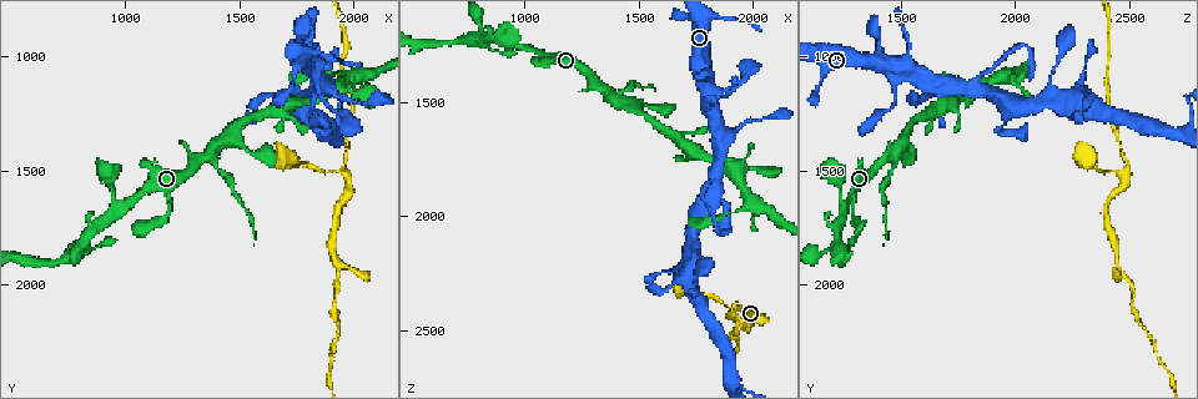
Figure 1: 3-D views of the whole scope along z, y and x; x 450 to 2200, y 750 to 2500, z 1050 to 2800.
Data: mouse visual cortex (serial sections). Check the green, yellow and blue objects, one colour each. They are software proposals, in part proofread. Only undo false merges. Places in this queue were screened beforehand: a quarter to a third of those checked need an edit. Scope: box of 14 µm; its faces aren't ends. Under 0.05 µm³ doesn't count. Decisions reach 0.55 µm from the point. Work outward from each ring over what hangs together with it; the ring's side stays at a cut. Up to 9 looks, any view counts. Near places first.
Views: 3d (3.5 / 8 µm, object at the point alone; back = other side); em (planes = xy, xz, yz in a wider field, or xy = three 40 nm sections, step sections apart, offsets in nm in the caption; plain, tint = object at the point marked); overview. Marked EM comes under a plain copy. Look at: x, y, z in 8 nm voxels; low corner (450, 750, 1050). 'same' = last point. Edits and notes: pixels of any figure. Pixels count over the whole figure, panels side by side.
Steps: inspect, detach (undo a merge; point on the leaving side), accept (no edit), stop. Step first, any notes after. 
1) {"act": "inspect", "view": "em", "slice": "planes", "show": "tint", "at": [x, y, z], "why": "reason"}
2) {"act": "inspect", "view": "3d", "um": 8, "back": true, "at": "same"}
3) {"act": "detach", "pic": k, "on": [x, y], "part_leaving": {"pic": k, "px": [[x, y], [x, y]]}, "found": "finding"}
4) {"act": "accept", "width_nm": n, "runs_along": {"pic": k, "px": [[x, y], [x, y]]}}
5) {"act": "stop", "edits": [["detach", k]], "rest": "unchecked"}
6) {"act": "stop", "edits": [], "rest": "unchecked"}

{"act": "inspect", "view": "3d", "um": 3.5, "at": [1830, 1120, 1810], "why": "side arm on a straight run"}

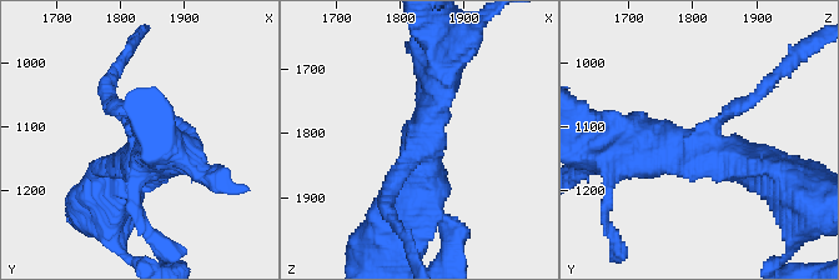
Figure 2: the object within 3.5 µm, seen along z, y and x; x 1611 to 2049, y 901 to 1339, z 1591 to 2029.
{"act": "inspect", "view": "em", "slice": "xy", "step": 5, "show": "tint", "at": [1840, 1125, 1825], "arms": 3, "arm_widths_nm": [200, 450, 500], "why": "need the tissue"}

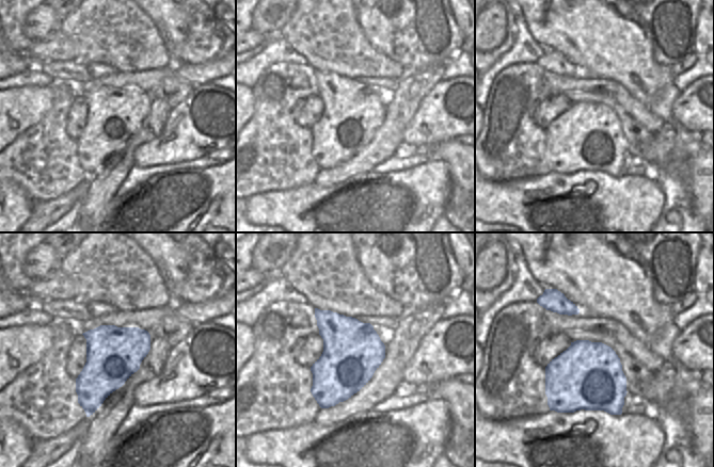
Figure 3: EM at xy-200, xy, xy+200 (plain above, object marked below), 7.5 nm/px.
{"act": "inspect", "view": "em", "slice": "xy", "step": 2, "show": "tint", "at": "same"}

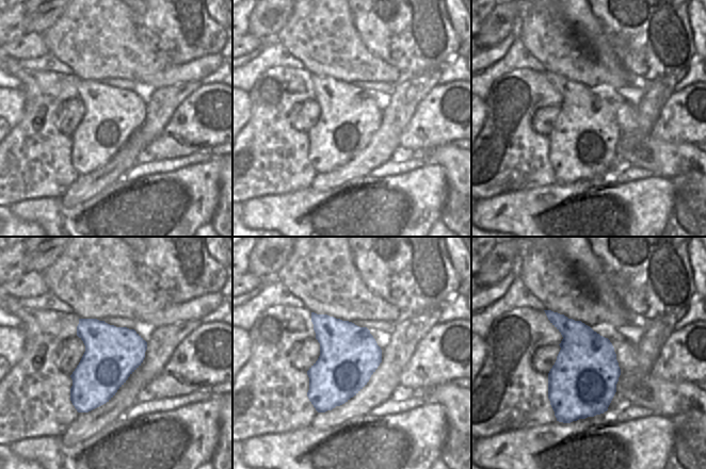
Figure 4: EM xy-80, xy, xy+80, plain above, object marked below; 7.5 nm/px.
{"act": "accept", "runs_along": {"pic": 2, "px": [[440, 68], [421, 199], [406, 218]]}, "found": "continuous, no second cell"}

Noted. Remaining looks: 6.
{"act": "inspect", "view": "3d", "um": 3.5, "at": [1750, 1170, 2140], "why": "three arms meet"}

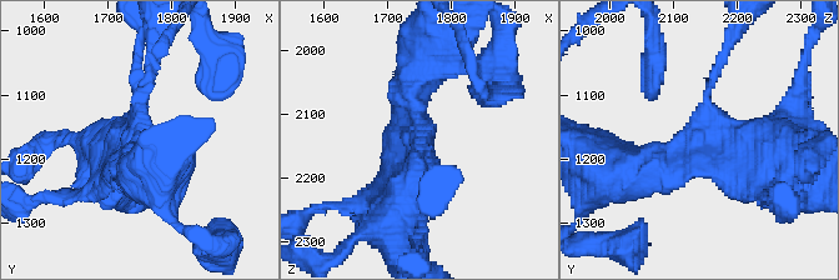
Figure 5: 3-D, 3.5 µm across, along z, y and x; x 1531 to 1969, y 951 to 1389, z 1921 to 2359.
{"act": "inspect", "view": "em", "slice": "xy", "step": 2, "show": "tint", "at": [1745, 1180, 2135], "why": "shape alone is not enough"}

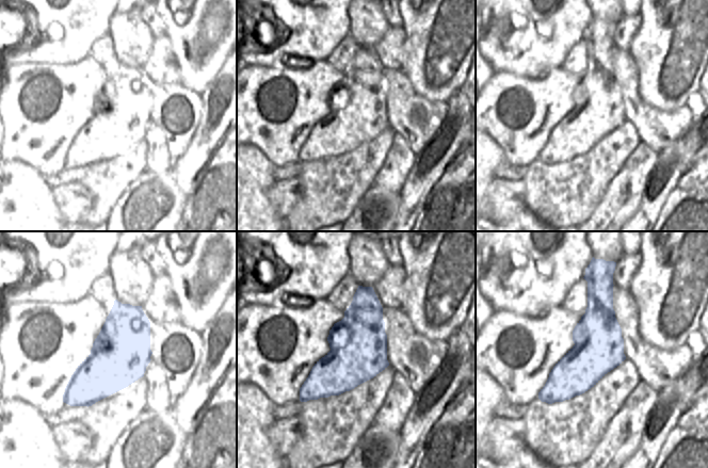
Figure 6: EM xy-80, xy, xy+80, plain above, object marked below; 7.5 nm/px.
{"act": "accept", "runs_along": {"pic": 6, "px": [[605, 281], [598, 345], [545, 399]]}, "found": "continuous, no second cell"}

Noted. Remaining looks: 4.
{"act": "inspect", "view": "3d", "um": 3.5, "at": [1950, 1500, 2500], "why": "three-way junction"}

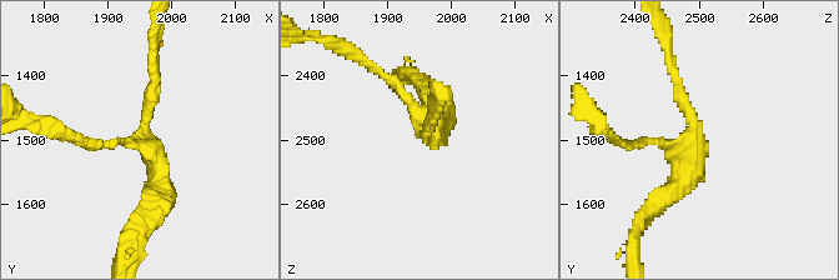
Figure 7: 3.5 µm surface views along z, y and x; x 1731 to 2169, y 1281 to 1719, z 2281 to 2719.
{"act": "inspect", "view": "em", "slice": "xy", "step": 1, "show": "tint", "at": [1955, 1500, 2485], "arms": 3, "arm_widths_nm": [150, 150, 300], "why": "shape alone is not enough"}

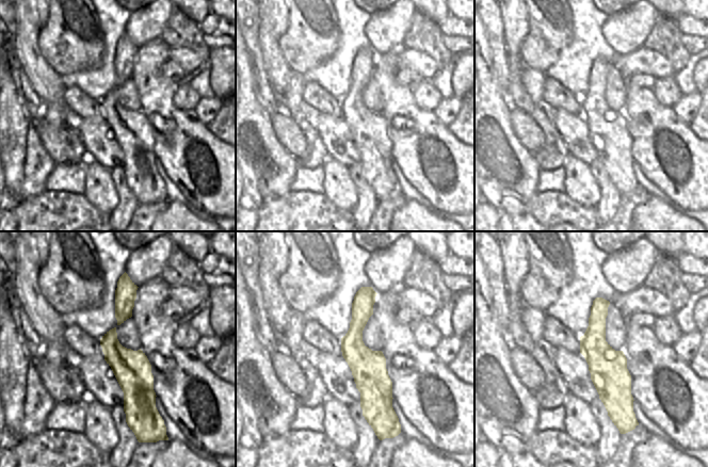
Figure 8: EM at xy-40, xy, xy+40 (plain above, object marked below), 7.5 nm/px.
{"act": "inspect", "view": "em", "slice": "xy", "step": 2, "show": "tint", "at": "same", "why": "cut it another way"}

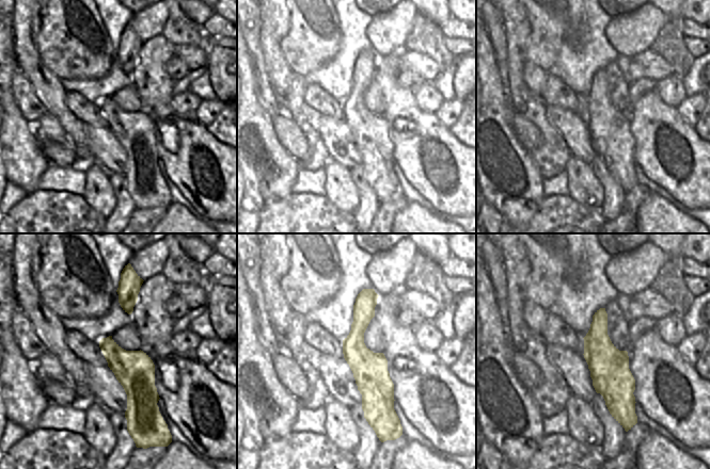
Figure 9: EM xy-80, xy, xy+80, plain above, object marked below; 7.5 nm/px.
{"act": "accept", "runs_along": {"pic": 9, "px": [[365, 291], [358, 356], [375, 385], [375, 421]]}, "found": "all the same cell"}

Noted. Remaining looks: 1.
{"act": "stop", "edits": [], "rest": "unchecked"}

